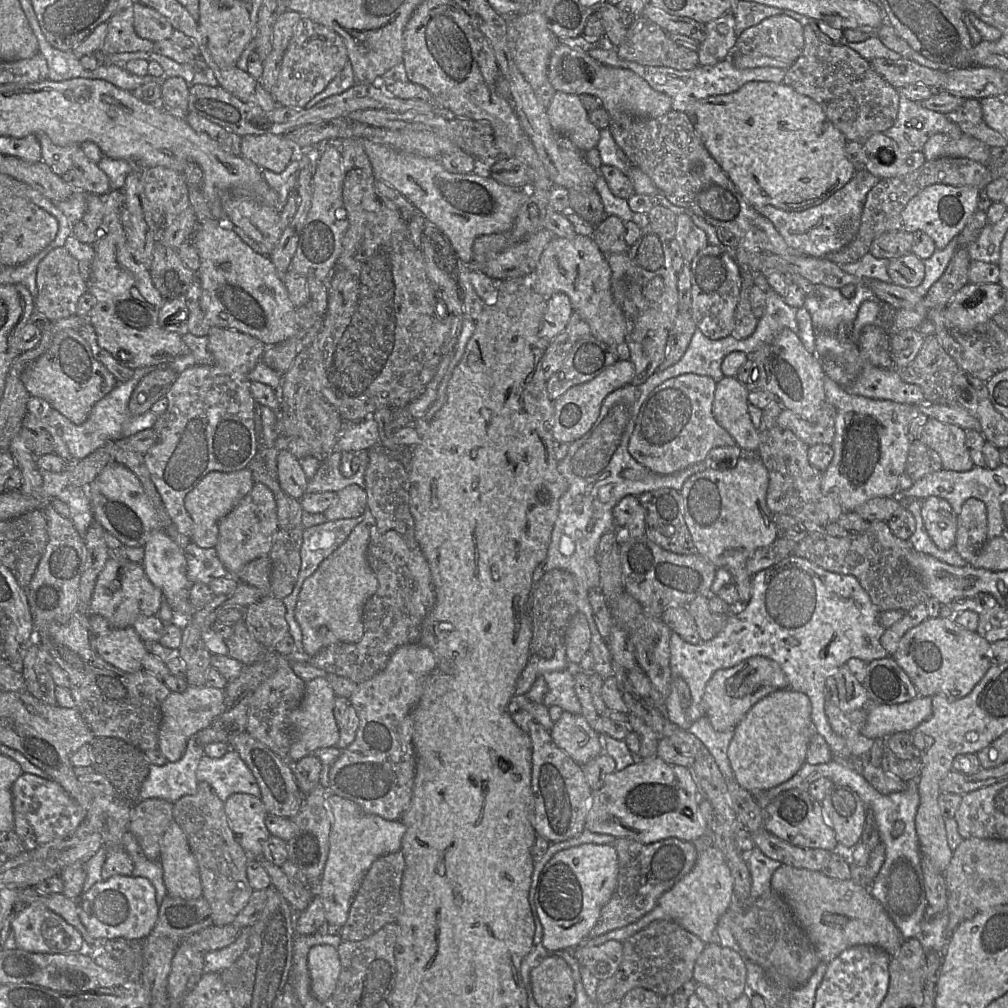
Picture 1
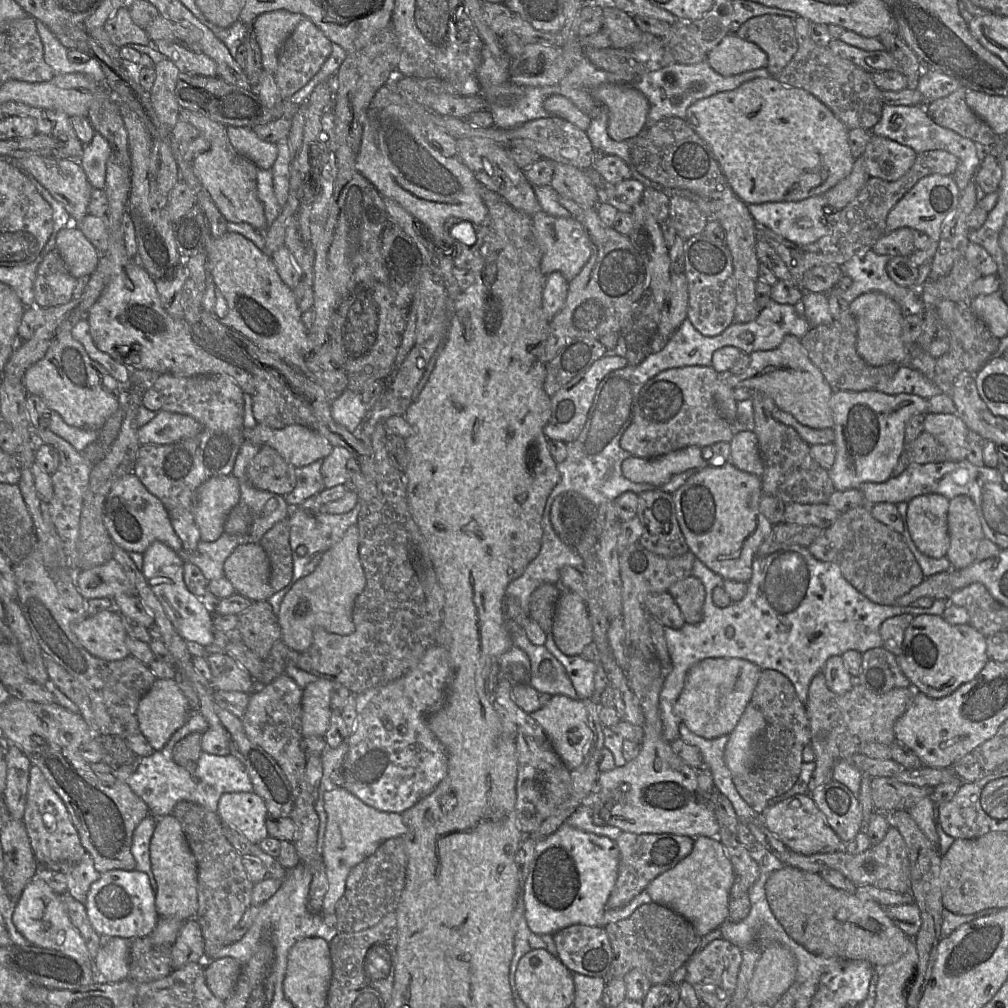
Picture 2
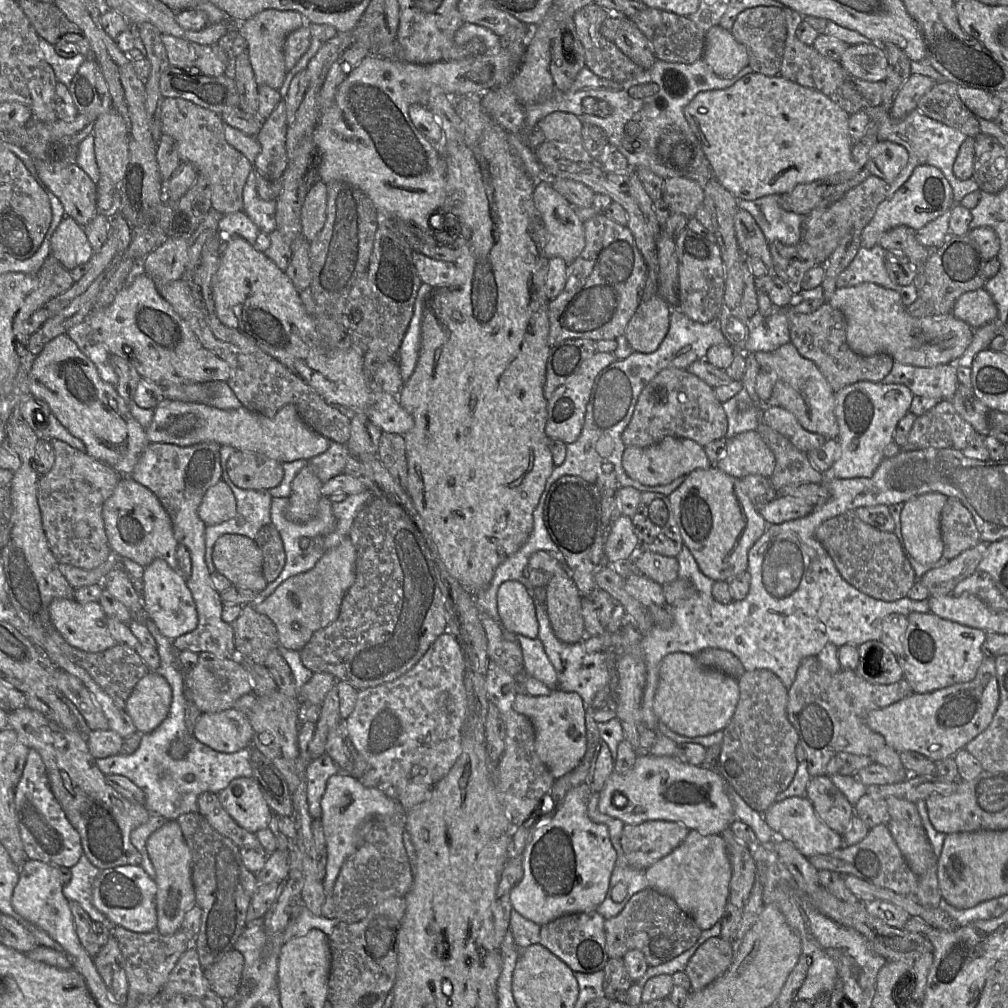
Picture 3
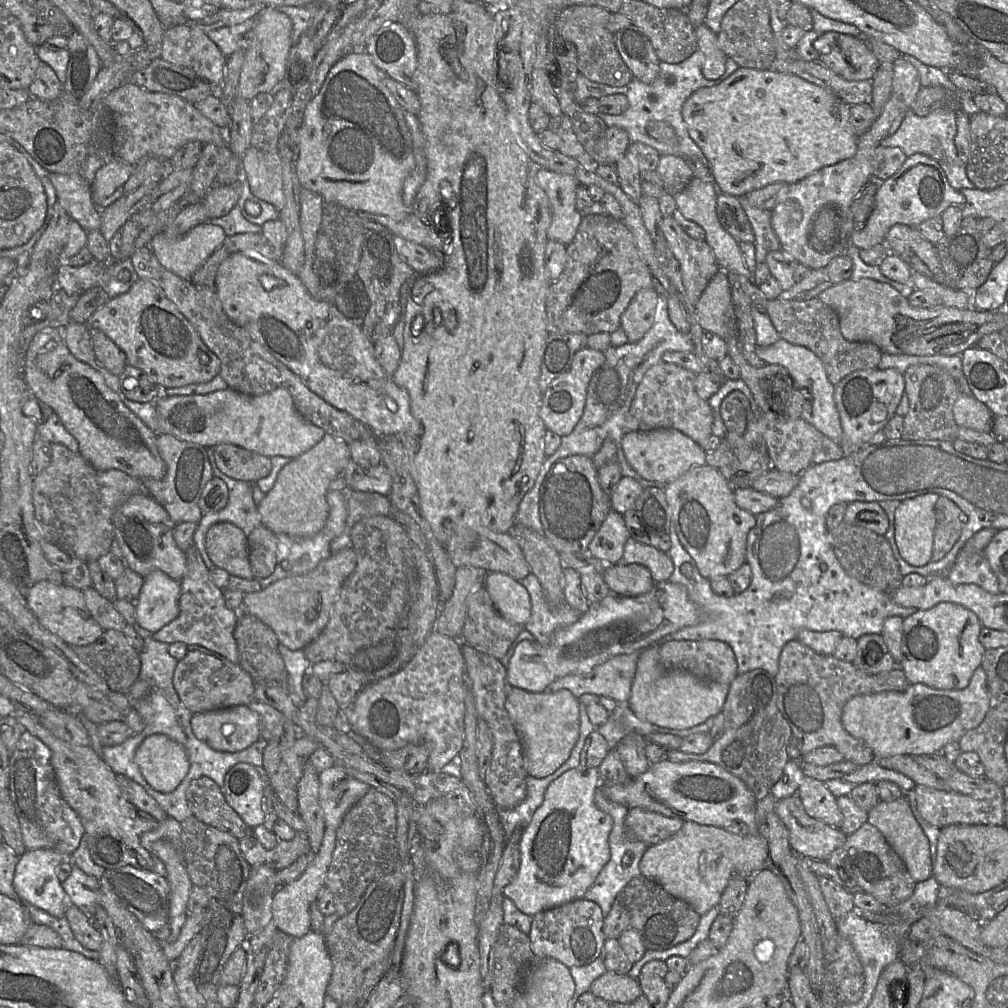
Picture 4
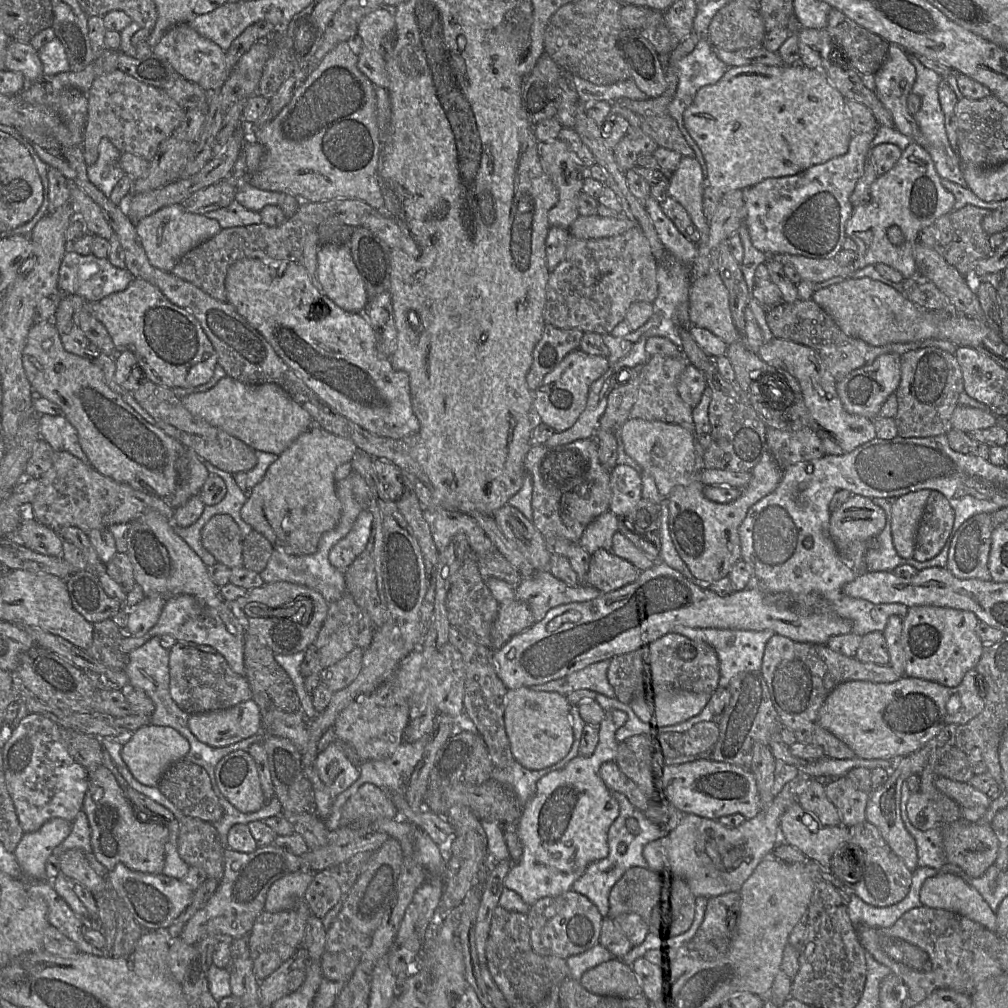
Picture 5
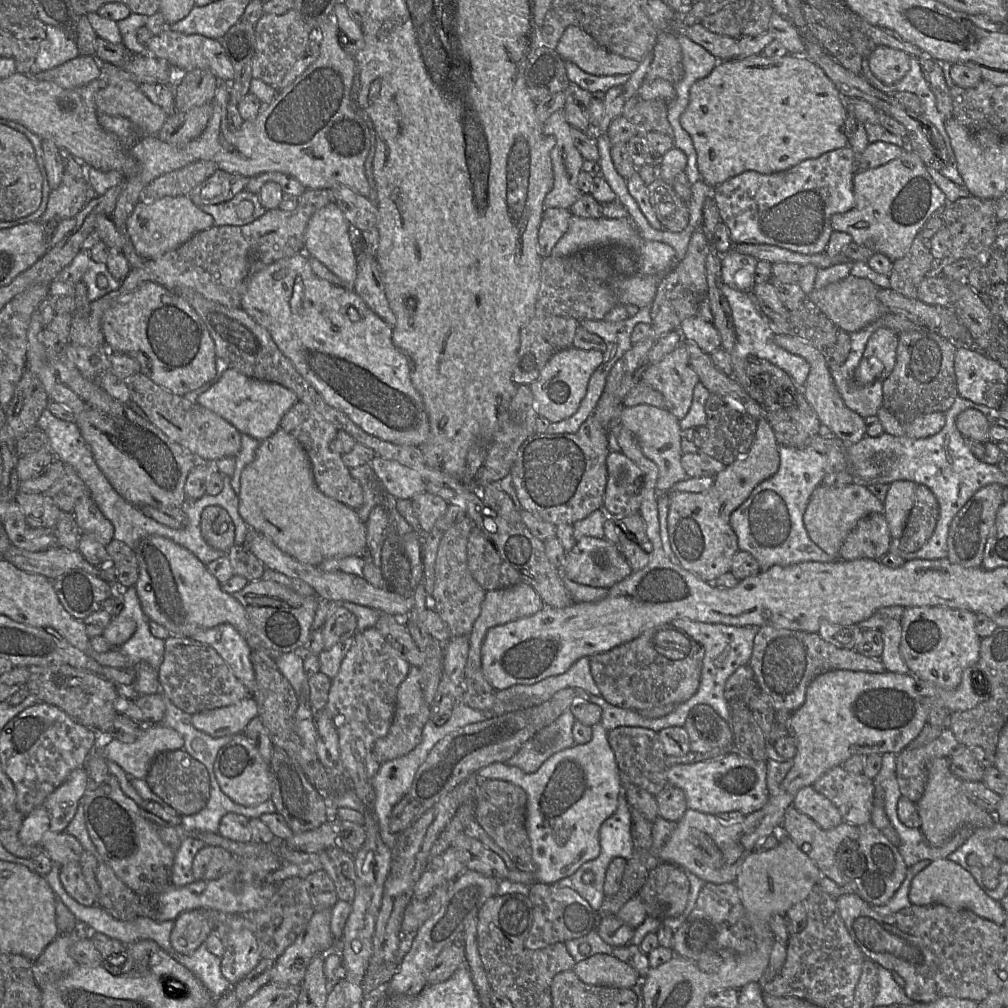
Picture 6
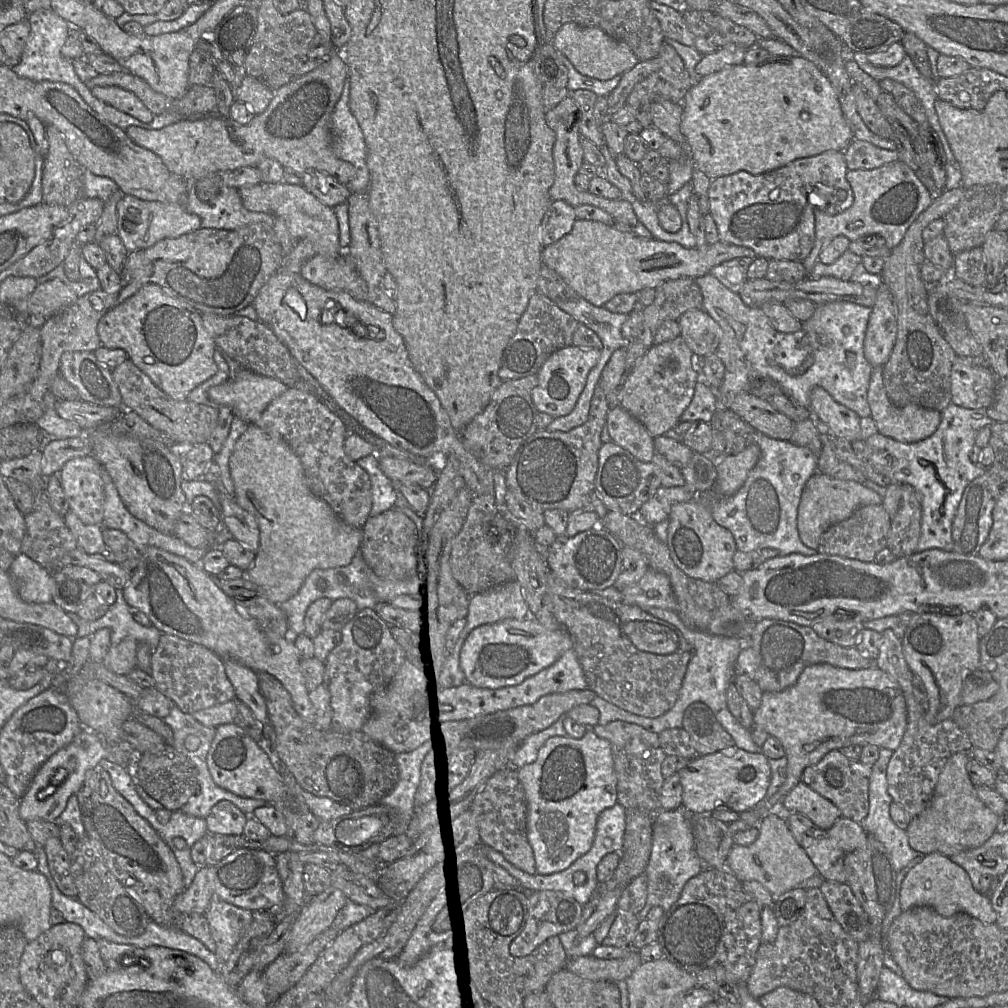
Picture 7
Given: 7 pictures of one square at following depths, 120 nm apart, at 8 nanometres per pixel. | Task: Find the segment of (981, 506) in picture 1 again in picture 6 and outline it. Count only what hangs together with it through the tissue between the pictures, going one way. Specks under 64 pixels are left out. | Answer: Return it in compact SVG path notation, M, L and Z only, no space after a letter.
M917 484L914 505L897 547L904 553L918 551L933 535L939 514L939 503L933 492Z

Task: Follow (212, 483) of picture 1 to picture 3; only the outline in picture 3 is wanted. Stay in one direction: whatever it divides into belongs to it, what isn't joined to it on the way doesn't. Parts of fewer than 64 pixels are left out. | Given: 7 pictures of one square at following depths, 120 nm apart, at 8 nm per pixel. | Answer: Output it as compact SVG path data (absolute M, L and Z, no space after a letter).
M222 480L207 490L198 508L198 516L206 526L225 522L235 514L235 496L231 488Z

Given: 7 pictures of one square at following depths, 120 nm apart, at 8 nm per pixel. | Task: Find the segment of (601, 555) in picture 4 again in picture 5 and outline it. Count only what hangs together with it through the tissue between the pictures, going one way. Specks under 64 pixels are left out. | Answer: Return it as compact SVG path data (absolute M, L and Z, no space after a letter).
M606 511L596 517L583 532L579 544L591 555L598 549L611 551L613 535L618 531L619 517Z

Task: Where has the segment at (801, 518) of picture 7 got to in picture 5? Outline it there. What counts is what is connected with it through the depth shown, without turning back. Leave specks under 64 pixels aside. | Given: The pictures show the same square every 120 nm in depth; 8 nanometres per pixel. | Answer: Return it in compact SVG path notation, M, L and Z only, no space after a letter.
M851 495L843 505L831 512L829 533L841 556L841 550L846 549L855 541L874 540L883 531L885 522L885 511L875 505L870 498L860 495Z

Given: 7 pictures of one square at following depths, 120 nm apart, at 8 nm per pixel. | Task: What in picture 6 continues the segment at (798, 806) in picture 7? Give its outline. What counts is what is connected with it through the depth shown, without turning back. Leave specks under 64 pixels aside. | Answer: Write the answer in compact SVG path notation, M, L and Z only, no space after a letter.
M805 786L797 792L792 807L807 815L823 830L831 830L843 822L837 807L812 786Z

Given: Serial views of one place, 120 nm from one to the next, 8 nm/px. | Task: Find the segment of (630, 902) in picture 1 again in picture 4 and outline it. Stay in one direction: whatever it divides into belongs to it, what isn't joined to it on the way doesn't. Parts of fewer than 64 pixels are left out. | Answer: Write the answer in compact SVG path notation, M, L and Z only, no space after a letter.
M635 807L625 818L625 830L629 838L642 841L649 847L674 836L684 822L680 818Z

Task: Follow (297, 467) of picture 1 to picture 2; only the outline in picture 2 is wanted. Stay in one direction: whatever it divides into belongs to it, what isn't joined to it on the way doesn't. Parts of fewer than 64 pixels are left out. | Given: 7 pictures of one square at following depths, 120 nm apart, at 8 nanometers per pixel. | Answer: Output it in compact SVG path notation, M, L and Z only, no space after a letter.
M261 446L249 462L246 476L253 487L283 496L296 486L295 469L275 449Z

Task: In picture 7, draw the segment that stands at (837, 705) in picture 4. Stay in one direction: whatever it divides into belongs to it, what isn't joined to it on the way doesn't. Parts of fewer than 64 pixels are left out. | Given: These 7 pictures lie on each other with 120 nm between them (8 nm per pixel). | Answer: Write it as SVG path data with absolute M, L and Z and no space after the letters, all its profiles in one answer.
M762 619L748 640L758 655L754 680L763 692L780 692L794 685L802 671L814 664L830 664L839 668L866 669L876 667L876 660L862 654L857 647L842 647L820 637L812 626L793 622Z

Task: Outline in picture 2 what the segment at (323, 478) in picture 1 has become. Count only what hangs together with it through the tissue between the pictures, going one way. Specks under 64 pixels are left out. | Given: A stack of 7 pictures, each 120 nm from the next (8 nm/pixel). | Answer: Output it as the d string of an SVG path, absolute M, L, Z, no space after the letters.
M323 459L303 467L296 467L296 486L292 492L283 495L290 507L300 506L306 499L326 489L321 472L322 461Z

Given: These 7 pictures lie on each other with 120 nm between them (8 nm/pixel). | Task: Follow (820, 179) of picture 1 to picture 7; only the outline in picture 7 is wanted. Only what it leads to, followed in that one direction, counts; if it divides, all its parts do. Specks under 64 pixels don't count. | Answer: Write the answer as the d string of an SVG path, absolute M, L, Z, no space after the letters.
M799 55L729 66L698 78L681 103L680 127L686 138L686 148L695 167L711 180L738 171L758 175L800 158L829 150L844 151L853 140L851 125L846 120L833 85L812 61Z

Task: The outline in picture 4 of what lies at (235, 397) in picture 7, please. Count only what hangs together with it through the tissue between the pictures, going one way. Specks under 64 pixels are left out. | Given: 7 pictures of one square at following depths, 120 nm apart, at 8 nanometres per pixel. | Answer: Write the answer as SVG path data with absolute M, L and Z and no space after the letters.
M230 387L204 395L166 396L155 402L157 434L170 434L176 438L206 446L233 444L263 456L285 456L296 458L315 446L325 431L312 424L296 409L293 398L286 388L276 388L268 393L251 396Z

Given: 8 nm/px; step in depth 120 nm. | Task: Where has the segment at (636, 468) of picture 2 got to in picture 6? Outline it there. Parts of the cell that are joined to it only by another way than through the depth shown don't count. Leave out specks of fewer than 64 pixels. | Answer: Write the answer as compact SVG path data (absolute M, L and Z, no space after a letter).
M648 404L624 407L621 413L621 424L634 435L644 455L658 467L656 487L659 493L670 492L674 484L688 477L681 464L681 441L684 432L679 421L667 409Z

